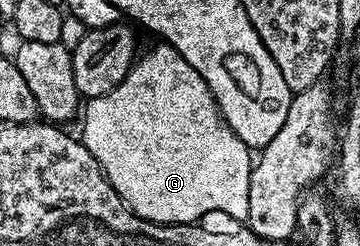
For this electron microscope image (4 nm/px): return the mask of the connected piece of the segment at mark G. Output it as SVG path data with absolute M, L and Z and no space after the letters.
M157 44L157 47L150 54L143 54L129 67L127 76L118 86L111 88L111 92L107 92L103 96L88 99L83 106L83 118L85 114L83 141L86 148L91 152L91 156L95 156L95 160L101 165L101 171L104 172L105 179L115 188L117 195L122 198L125 205L134 214L152 222L162 222L170 227L174 224L193 224L201 220L204 214L213 214L216 210L221 214L226 214L229 218L247 219L249 174L253 171L254 164L254 159L251 157L251 147L243 144L243 140L239 140L239 136L235 136L235 132L221 117L221 110L217 107L217 102L213 99L213 93L207 88L203 76L199 76L199 72L195 72L195 68L191 68L191 64L187 64L187 60L183 60L183 56L179 56L179 52L174 46Z

